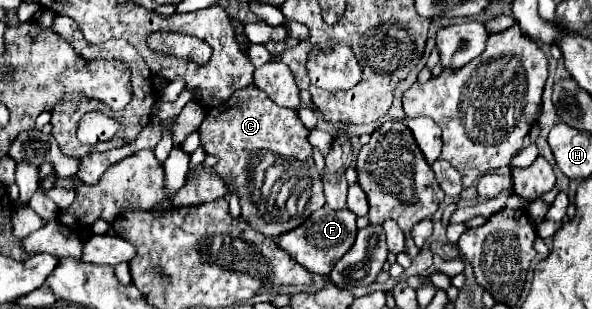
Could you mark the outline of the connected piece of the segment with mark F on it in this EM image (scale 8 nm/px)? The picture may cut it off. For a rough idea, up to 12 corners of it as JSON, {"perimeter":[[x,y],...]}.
{"perimeter":[[327,206],[277,244],[319,276],[351,250],[357,216]]}

